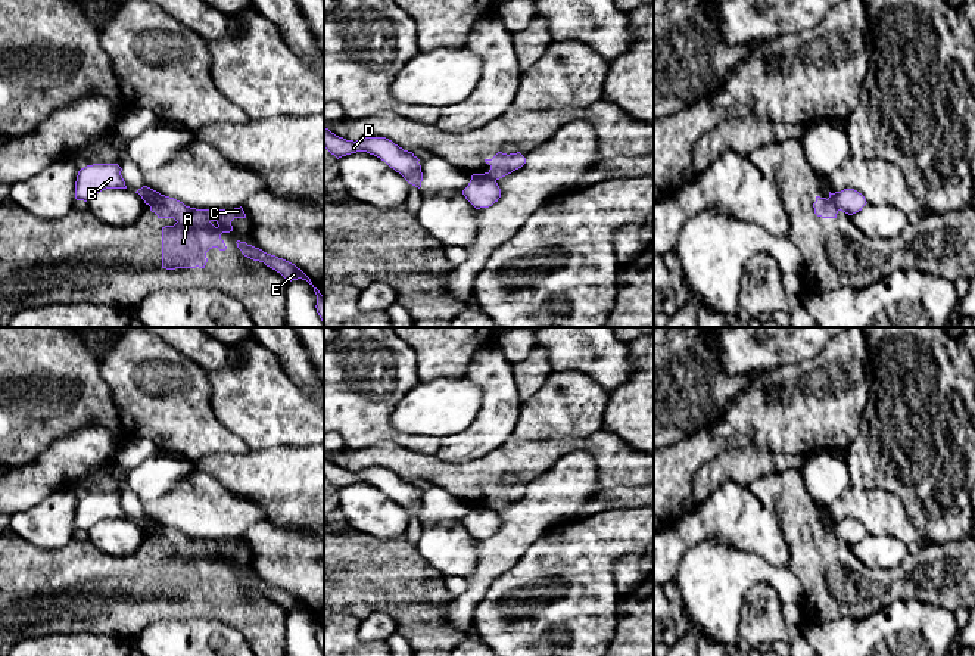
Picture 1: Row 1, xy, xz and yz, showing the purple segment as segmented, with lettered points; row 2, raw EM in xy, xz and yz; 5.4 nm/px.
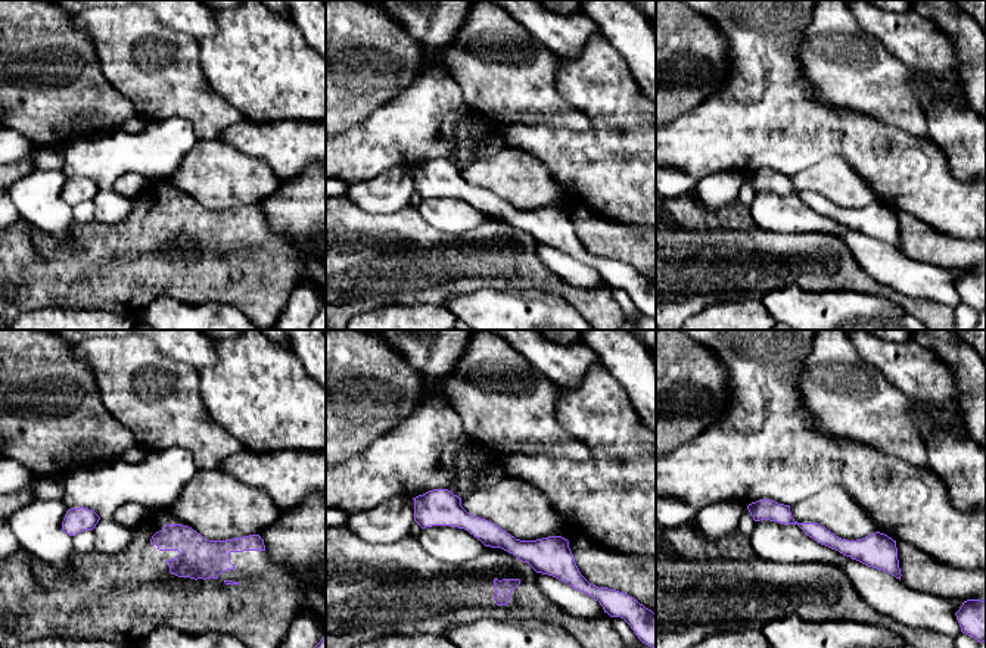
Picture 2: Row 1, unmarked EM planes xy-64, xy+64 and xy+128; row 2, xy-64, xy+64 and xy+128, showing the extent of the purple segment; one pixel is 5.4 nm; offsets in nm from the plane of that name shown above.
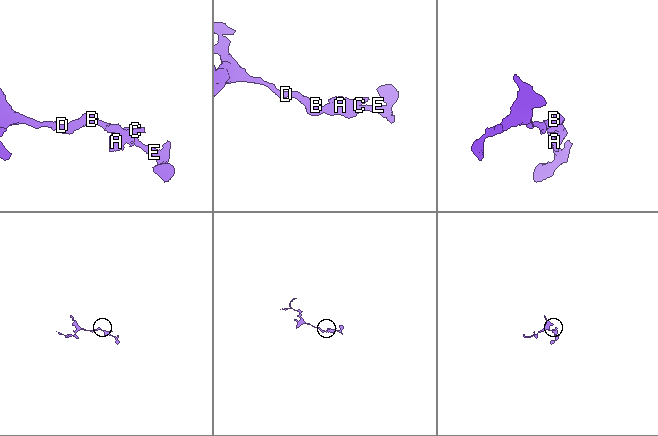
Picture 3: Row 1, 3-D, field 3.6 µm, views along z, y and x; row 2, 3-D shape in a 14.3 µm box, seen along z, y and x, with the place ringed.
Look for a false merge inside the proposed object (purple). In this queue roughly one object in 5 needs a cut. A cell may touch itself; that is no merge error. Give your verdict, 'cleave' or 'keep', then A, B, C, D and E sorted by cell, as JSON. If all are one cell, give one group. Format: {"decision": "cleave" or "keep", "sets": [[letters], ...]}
{"decision": "cleave", "sets": [["A", "C"], ["B", "D", "E"]]}

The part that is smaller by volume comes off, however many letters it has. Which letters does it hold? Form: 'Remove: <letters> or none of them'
Remove: A, C

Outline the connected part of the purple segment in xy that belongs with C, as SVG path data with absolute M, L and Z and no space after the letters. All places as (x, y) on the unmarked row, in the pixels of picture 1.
M165 525L163 529L161 535L150 535L150 541L155 542L158 548L174 548L177 551L174 556L162 557L162 599L166 600L205 599L208 593L206 582L209 579L227 579L221 565L233 562L231 551L234 548L246 548L242 537L234 540L196 540Z

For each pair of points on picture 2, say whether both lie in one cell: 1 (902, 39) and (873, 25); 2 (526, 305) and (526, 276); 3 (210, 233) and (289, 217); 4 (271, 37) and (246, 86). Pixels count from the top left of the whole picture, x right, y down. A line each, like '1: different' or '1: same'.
1: same
2: different
3: different
4: same

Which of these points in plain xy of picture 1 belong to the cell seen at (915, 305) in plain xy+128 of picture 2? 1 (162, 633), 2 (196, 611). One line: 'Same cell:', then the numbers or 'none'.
Same cell: 2

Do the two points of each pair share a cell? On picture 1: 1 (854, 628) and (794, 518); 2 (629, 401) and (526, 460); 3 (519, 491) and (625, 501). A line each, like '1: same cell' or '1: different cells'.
1: different cells
2: different cells
3: different cells

